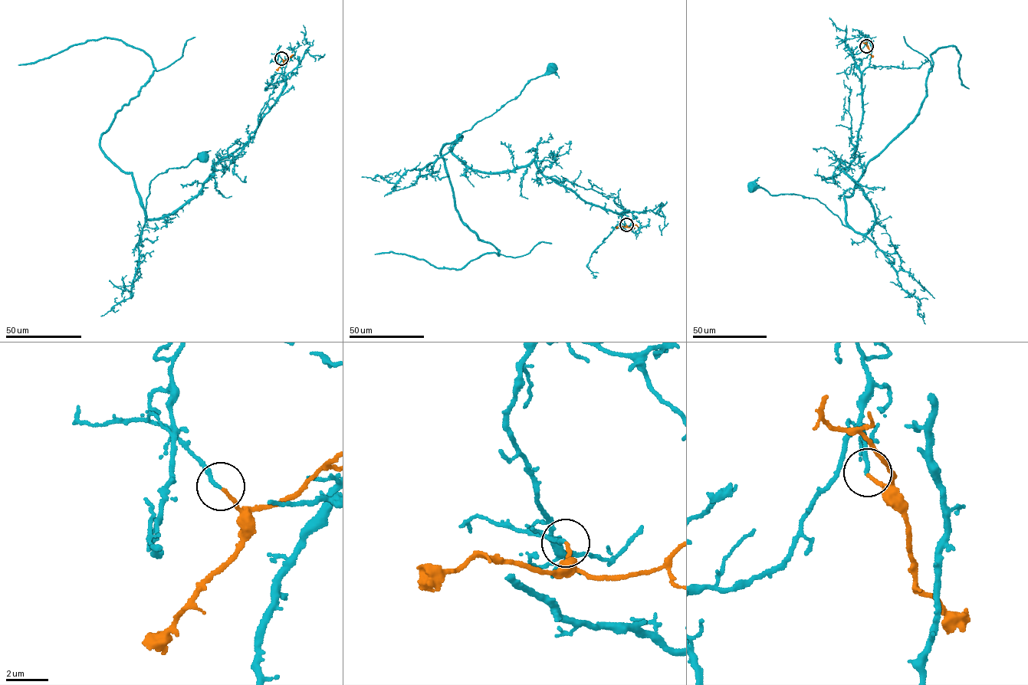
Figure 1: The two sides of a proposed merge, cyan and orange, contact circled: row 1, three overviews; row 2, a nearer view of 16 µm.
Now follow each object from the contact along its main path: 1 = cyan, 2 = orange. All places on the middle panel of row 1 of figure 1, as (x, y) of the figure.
1: (626, 224), (625, 210), (587, 202), (533, 160), (478, 172), (452, 152), (460, 134), (551, 67)
2: (626, 224), (628, 227), (635, 224), (638, 227)

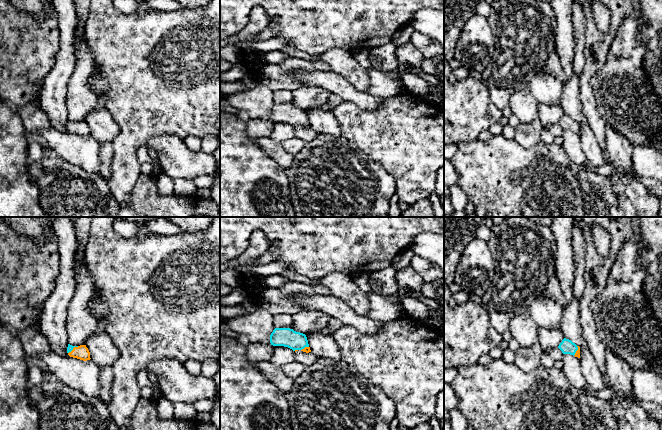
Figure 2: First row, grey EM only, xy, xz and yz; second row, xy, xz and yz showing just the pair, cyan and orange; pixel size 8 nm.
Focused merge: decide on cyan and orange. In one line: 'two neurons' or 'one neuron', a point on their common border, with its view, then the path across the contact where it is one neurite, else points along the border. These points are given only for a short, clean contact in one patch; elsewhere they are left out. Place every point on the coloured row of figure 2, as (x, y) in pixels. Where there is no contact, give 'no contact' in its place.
two neurons; meets cyan in xy at (73, 347)

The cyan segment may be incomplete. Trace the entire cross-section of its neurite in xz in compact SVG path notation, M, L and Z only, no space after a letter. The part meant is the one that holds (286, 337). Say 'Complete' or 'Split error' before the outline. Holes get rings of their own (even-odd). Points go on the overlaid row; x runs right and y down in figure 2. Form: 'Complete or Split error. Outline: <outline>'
Complete. Outline: M275 328L270 335L270 343L273 346L288 347L293 351L309 347L306 335L290 328Z

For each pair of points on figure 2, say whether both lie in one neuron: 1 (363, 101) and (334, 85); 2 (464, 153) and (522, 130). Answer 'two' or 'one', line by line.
1: one
2: two

